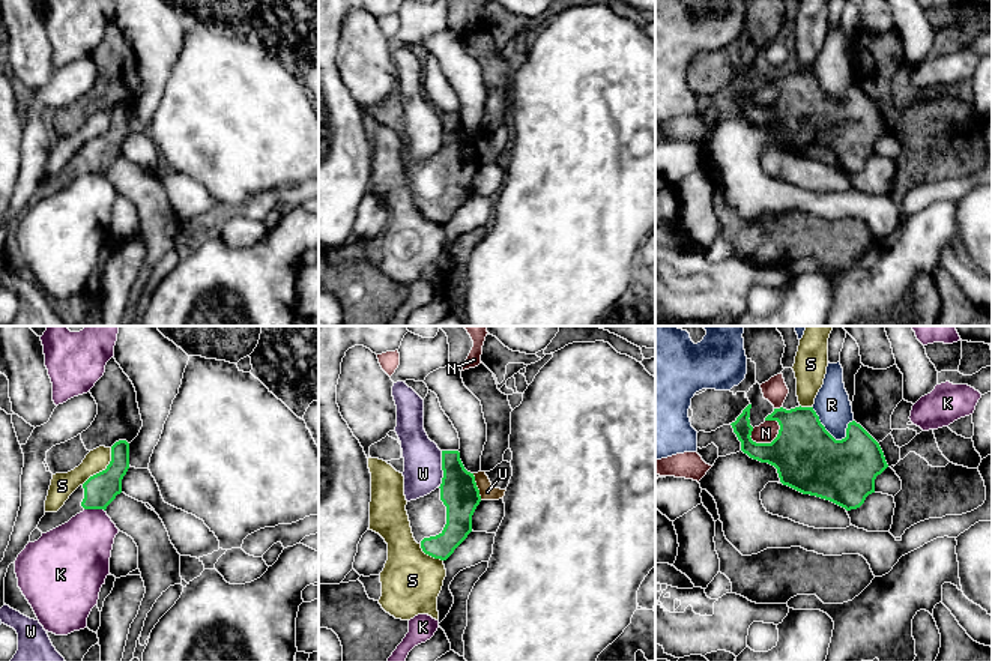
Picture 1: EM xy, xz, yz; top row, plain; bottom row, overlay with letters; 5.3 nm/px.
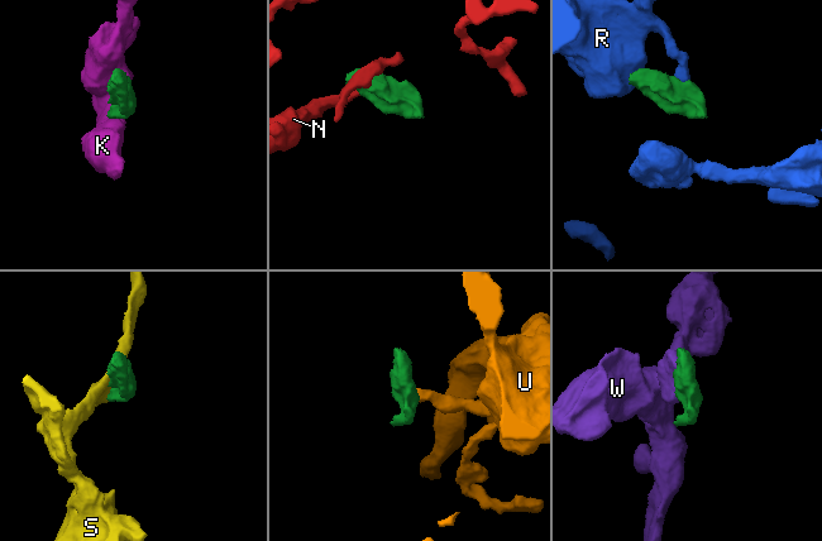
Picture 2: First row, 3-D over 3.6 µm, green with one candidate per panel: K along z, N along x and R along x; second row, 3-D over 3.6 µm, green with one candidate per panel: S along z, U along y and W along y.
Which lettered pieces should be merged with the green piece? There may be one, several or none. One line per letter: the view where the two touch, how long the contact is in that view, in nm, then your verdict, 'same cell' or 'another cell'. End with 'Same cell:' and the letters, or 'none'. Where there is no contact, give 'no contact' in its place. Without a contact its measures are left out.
K: xy | 110 nm | another cell
N: yz | 190 nm | another cell
R: yz | 240 nm | another cell
S: xy | 260 nm | another cell
U: xz | 150 nm | another cell
W: xz | 200 nm | another cell
Same cell: none

